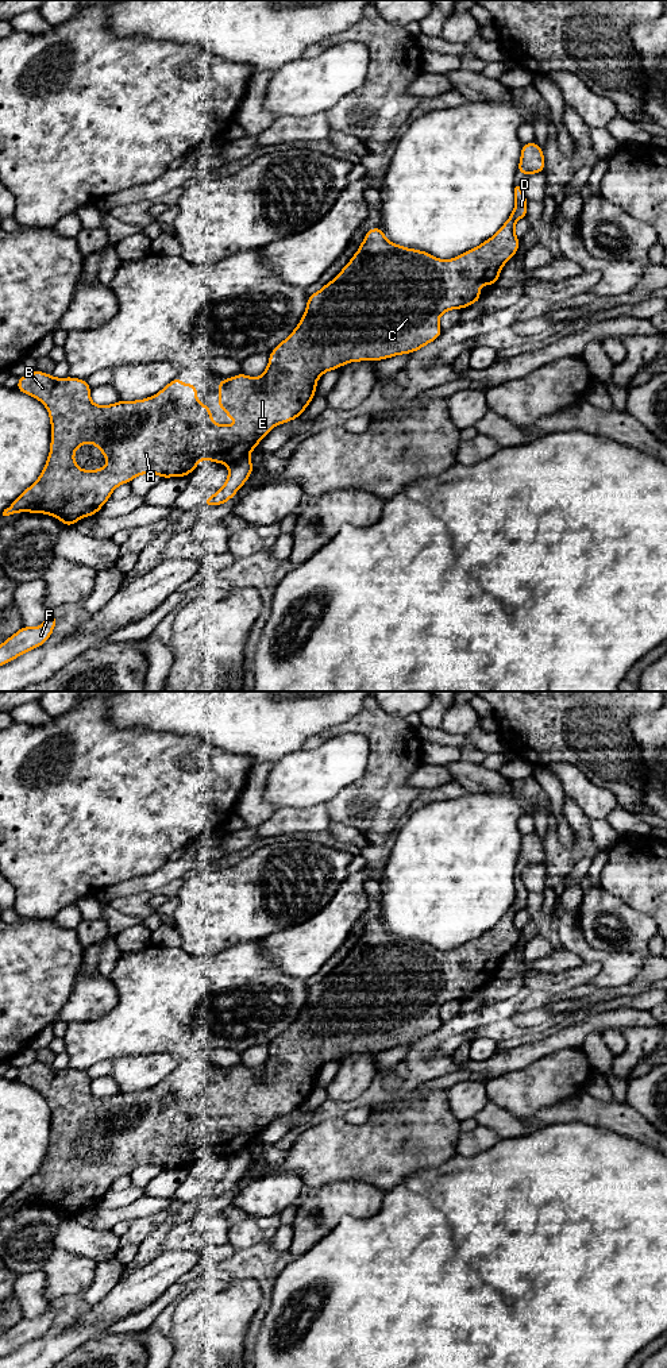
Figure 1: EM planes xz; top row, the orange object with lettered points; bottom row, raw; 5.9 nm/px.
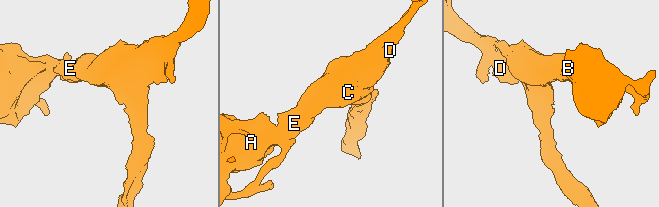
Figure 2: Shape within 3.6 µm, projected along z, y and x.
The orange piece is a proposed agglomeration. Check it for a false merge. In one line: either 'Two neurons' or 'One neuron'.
Two neurons

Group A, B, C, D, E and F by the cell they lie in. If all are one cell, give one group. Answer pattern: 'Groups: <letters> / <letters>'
Groups: A B C D E / F

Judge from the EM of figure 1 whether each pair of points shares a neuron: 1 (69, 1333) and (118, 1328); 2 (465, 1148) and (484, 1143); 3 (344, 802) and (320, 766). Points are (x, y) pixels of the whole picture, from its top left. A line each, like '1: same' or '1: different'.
1: different
2: same
3: different

